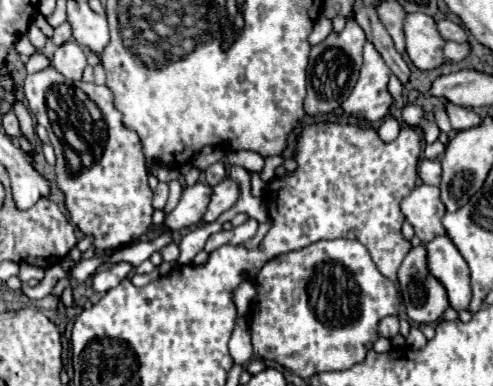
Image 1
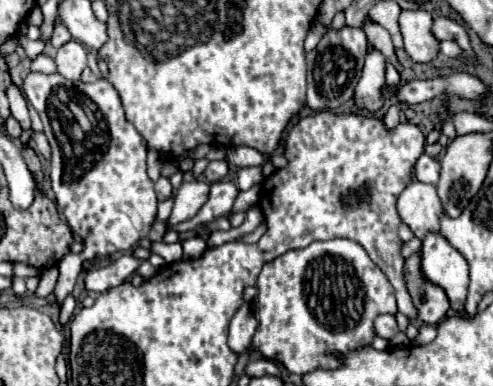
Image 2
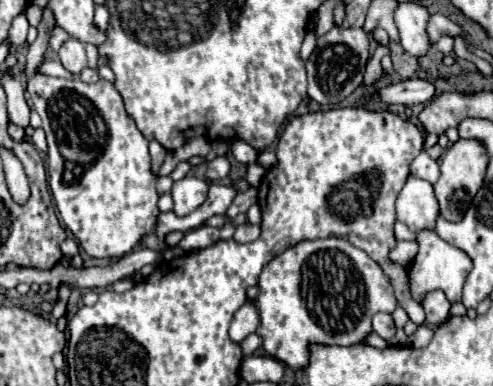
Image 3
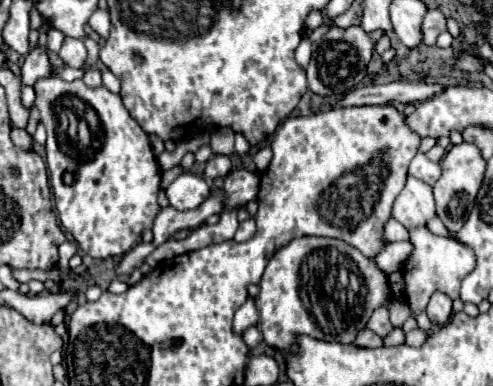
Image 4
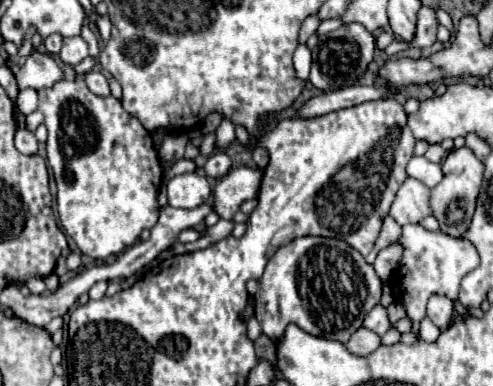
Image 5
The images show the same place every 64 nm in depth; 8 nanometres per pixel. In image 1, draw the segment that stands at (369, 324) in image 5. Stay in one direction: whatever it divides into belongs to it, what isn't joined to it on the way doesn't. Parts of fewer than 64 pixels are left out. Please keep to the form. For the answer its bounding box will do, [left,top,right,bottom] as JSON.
[378,316,398,338]

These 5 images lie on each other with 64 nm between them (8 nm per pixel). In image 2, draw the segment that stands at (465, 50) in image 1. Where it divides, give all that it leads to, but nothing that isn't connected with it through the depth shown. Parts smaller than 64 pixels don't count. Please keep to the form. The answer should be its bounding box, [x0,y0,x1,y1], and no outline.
[440,40,464,58]

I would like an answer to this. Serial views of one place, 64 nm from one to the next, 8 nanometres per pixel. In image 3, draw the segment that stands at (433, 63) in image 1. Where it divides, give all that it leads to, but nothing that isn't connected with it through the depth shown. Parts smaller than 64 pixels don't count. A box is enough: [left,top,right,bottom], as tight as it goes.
[396,4,430,58]

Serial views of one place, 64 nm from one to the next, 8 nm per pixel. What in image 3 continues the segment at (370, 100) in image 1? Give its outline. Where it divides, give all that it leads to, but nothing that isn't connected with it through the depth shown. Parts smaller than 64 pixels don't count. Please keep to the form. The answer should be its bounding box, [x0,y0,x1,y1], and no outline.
[364,45,389,86]

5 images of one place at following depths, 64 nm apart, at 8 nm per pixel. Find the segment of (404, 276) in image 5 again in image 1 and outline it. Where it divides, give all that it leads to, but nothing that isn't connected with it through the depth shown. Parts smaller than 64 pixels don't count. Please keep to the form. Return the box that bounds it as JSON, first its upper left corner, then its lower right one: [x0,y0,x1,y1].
[426,236,472,310]

